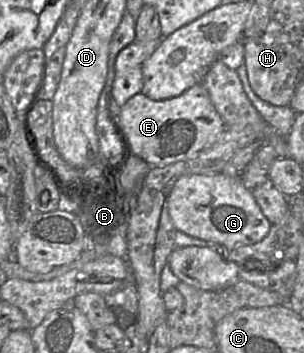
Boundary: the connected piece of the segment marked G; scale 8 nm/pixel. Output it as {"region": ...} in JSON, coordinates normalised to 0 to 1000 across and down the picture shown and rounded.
{"region":[[[734,487],[595,499],[553,555],[549,581],[582,654],[747,703],[845,688],[891,646],[826,541]]]}

